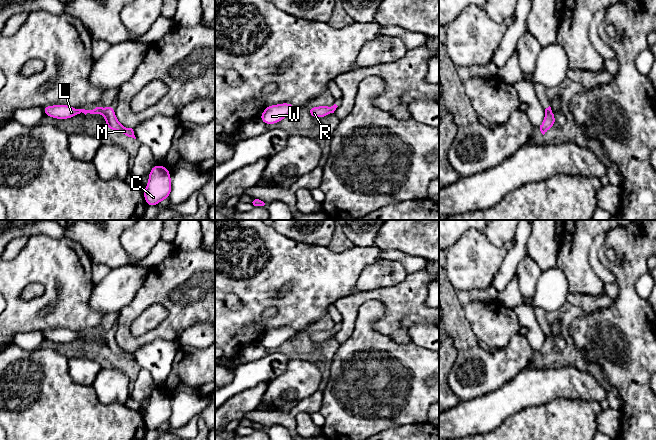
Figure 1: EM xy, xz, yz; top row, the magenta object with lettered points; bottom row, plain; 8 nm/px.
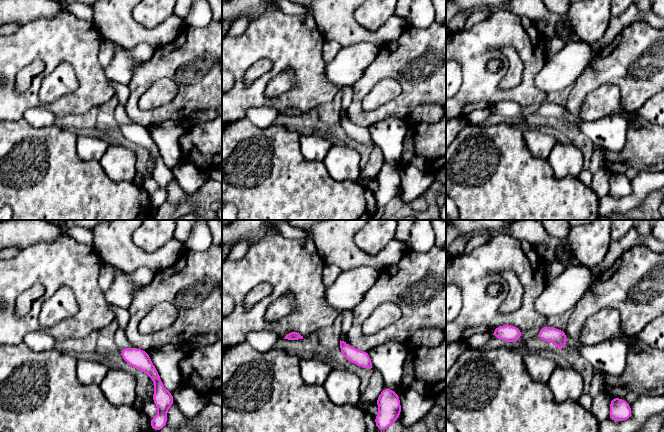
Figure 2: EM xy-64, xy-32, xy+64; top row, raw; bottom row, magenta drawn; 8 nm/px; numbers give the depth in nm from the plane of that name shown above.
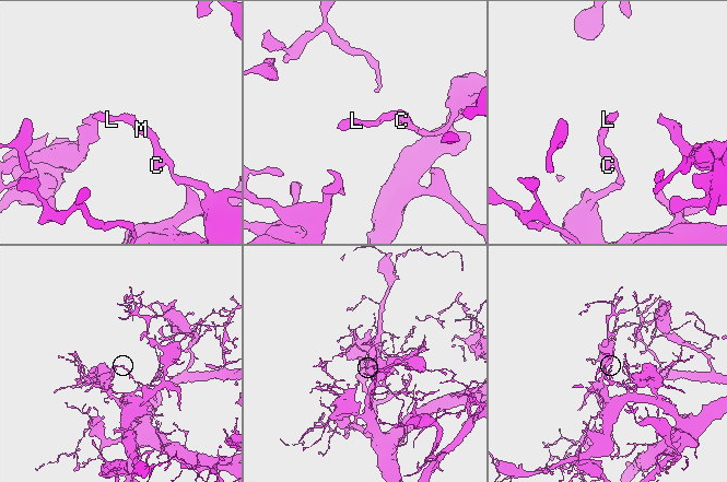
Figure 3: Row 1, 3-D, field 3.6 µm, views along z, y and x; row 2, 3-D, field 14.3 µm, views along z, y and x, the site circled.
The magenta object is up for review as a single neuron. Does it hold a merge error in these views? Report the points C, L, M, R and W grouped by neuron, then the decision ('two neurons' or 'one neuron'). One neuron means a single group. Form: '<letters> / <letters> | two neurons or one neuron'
C L M R W | one neuron

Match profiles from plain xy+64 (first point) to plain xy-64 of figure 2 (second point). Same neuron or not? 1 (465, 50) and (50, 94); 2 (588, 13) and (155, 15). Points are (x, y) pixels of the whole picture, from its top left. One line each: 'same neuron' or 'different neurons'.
1: different neurons
2: same neuron

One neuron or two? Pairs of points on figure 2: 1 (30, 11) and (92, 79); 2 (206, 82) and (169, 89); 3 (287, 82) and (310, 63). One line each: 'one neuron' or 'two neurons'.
1: two neurons
2: two neurons
3: two neurons

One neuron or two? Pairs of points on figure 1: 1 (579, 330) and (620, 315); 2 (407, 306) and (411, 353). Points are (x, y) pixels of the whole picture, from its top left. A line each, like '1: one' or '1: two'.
1: one
2: two

